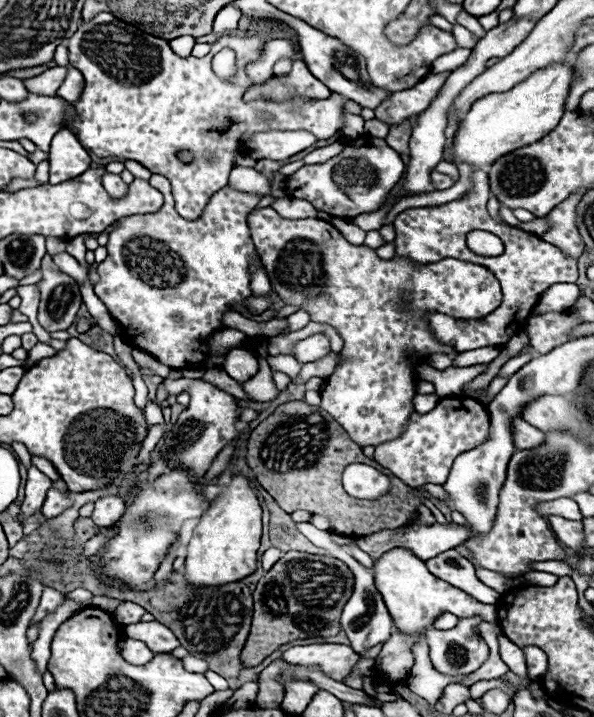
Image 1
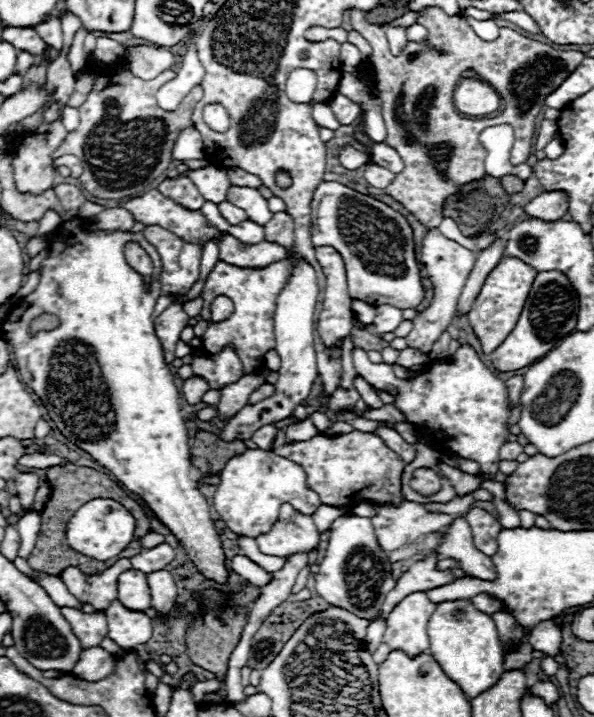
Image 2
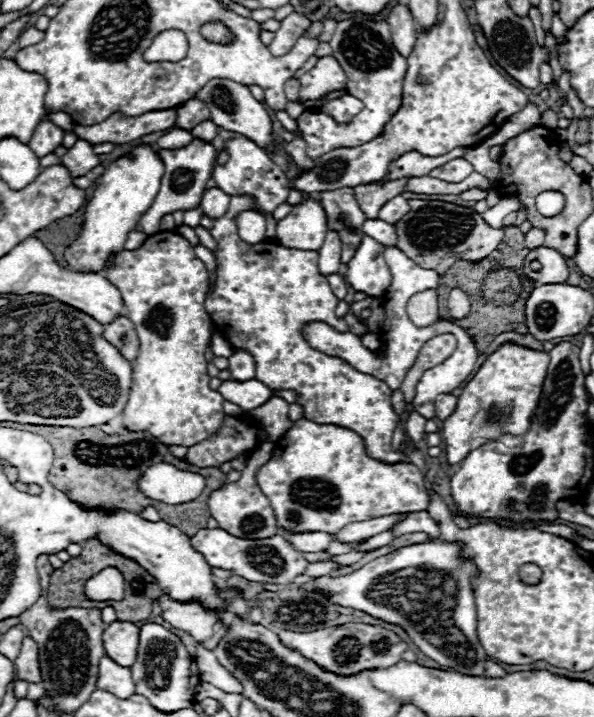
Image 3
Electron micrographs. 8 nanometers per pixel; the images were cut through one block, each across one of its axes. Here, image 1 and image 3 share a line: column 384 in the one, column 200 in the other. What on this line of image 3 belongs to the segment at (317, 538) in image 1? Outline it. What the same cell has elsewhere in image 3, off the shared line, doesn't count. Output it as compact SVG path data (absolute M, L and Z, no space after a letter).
M162 598L162 618L174 628L188 632L198 642L212 636L214 624L218 624L218 614L206 612L198 602L180 604L168 598Z

